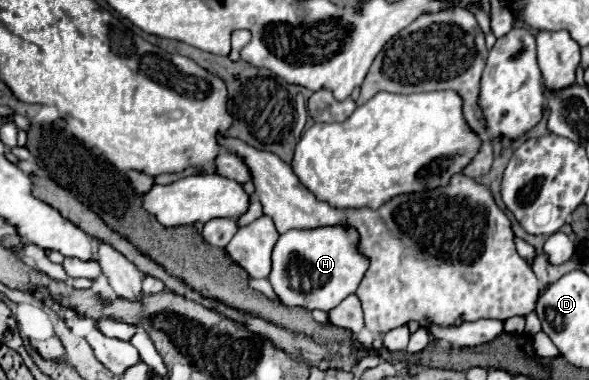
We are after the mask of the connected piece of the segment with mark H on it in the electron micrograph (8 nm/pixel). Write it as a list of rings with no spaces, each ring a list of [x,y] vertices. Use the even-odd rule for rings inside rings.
[[[344,227],[292,229],[280,235],[272,251],[272,271],[268,275],[280,303],[286,307],[304,307],[308,311],[328,311],[354,293],[368,269],[368,259],[358,253],[356,241],[358,233]]]

